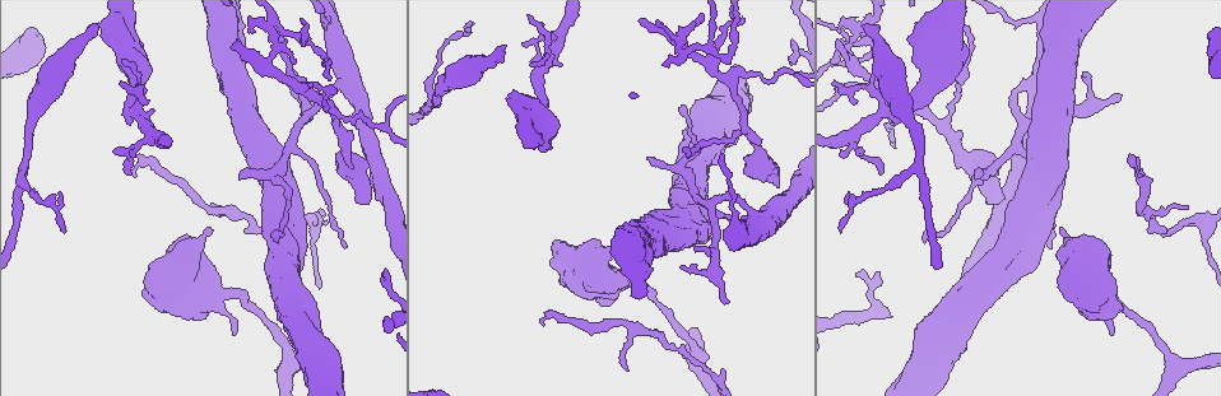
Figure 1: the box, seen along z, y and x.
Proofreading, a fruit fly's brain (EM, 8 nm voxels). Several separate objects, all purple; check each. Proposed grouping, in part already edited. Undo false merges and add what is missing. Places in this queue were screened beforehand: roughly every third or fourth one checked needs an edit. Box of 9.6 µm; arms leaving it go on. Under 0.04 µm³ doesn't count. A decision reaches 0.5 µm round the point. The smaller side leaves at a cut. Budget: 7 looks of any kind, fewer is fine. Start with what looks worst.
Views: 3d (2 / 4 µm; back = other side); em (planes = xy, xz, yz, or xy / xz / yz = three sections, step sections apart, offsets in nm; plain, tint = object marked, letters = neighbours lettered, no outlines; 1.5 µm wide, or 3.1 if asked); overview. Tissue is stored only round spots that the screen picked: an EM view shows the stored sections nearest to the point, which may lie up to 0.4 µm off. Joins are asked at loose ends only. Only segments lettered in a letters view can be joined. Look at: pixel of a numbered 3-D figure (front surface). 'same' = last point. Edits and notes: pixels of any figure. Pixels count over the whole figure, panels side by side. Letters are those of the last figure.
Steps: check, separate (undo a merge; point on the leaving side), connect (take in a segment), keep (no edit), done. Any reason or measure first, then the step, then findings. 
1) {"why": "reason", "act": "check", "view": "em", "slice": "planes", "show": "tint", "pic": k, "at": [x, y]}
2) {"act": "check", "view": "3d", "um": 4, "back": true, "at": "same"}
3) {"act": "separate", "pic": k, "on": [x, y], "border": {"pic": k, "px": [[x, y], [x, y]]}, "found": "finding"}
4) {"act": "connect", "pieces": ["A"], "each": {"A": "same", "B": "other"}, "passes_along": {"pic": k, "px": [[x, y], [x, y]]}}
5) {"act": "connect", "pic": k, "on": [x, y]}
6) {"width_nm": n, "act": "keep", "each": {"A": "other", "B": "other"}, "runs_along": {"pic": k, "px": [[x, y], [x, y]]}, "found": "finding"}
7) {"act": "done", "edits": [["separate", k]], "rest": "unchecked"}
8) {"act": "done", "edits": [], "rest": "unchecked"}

{"why": "tapers out", "act": "check", "view": "3d", "um": 4, "pic": 1, "at": [233, 334]}

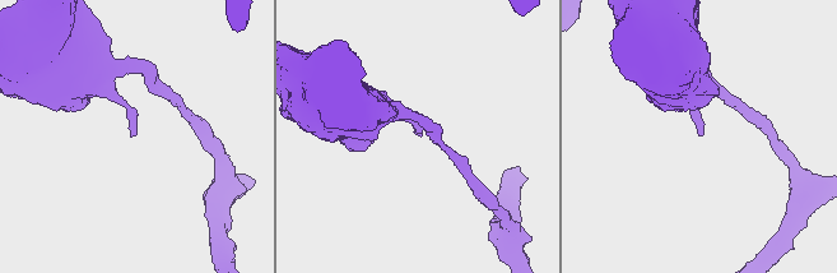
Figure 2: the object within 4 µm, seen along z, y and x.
{"act": "check", "view": "em", "slice": "xz", "step": 8, "show": "letters", "pic": 2, "at": [133, 132]}

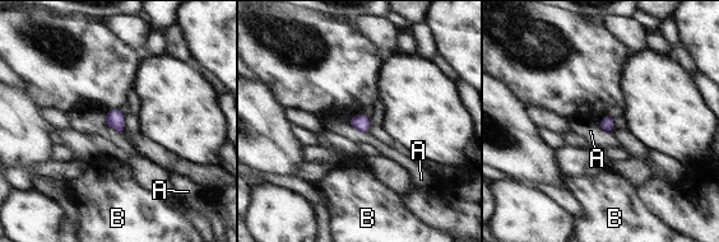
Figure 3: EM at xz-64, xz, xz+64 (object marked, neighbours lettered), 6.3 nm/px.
{"why": "cut it another way", "act": "check", "view": "em", "slice": "planes", "show": "letters", "at": "same"}

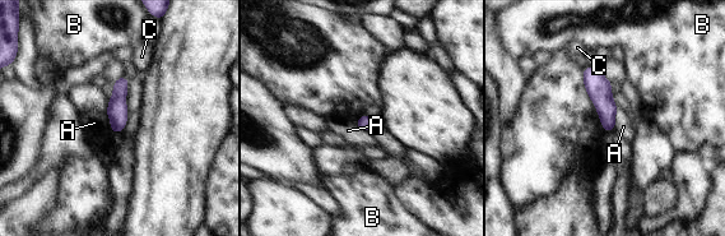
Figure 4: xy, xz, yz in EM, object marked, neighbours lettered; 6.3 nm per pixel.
{"act": "keep", "each": {"A": "other", "B": "other", "C": "other"}, "border": {"pic": 4, "px": [[618, 106], [616, 124], [612, 130]]}, "found": "none of them fits"}

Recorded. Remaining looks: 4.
{"why": "free end", "act": "check", "view": "em", "slice": "yz", "step": 4, "show": "letters", "pic": 1, "at": [504, 47]}

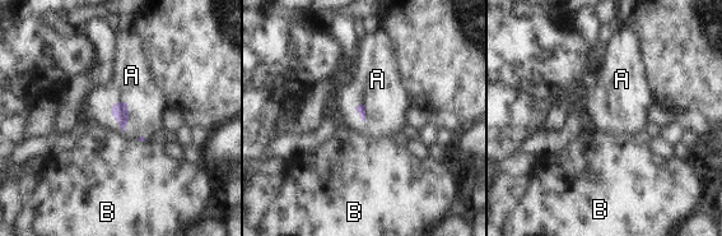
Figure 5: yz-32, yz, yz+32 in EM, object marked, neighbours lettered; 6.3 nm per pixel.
{"act": "connect", "pieces": ["A"], "each": {"A": "same", "B": "other"}, "passes_along": {"pic": 5, "px": [[360, 110], [359, 105], [377, 79]]}, "found": "it goes on there"}

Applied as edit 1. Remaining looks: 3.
{"why": "thick end", "act": "check", "view": "3d", "um": 4, "pic": 1, "at": [185, 235]}

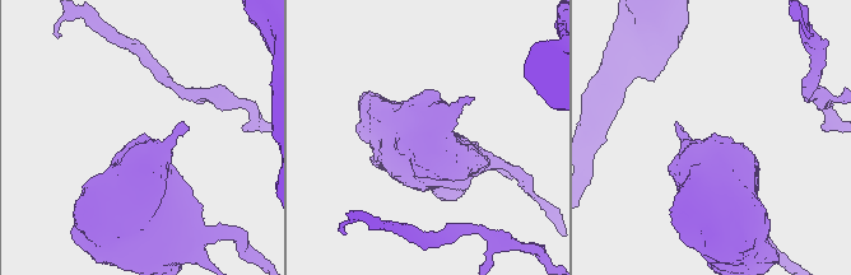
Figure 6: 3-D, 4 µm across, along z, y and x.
{"why": "now the EM", "act": "check", "view": "em", "slice": "xz", "step": 4, "show": "tint", "pic": 6, "at": [730, 141]}

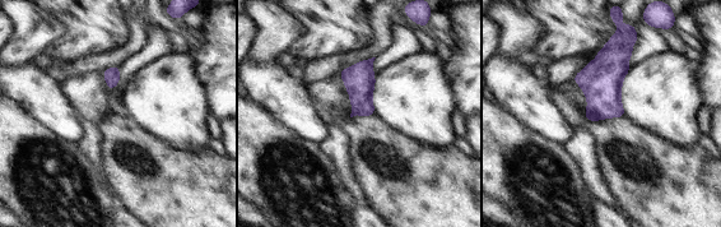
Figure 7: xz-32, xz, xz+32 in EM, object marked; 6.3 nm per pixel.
{"act": "check", "view": "em", "slice": "xy", "step": 8, "show": "letters", "at": "same"}

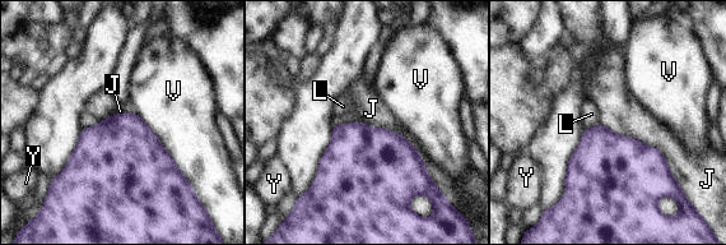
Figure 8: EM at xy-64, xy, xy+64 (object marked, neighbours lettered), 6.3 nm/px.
{"act": "keep", "each": {"J": "other", "L": "other", "V": "other", "Y": "other"}, "border": {"pic": 8, "px": [[354, 120], [401, 134], [433, 181]]}, "found": "none of them fits"}

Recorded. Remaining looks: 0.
{"act": "done", "edits": [["connect", 5]], "rest": "unchecked"}

